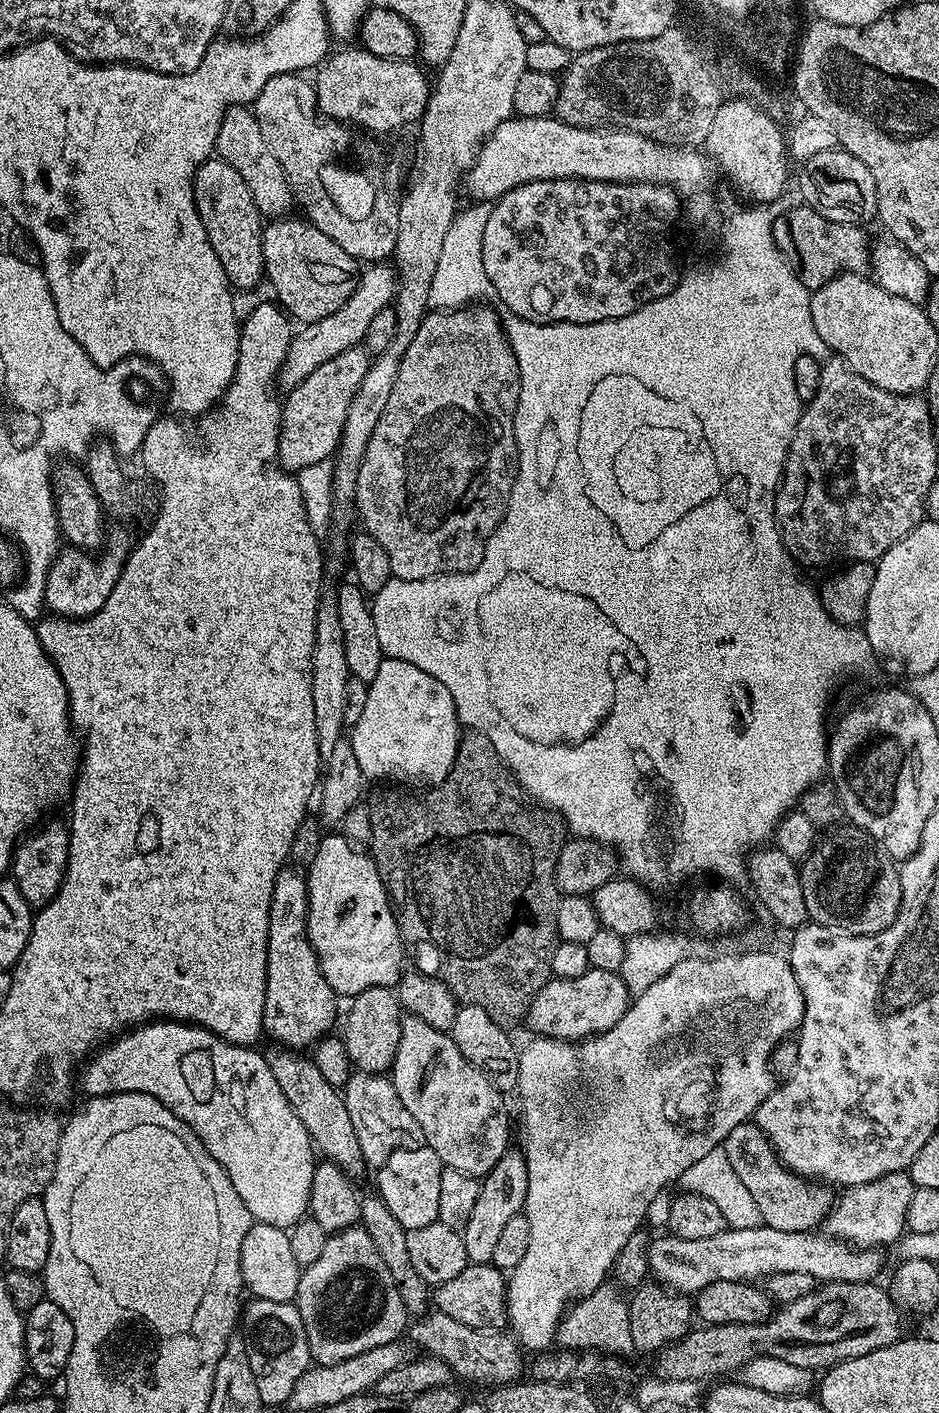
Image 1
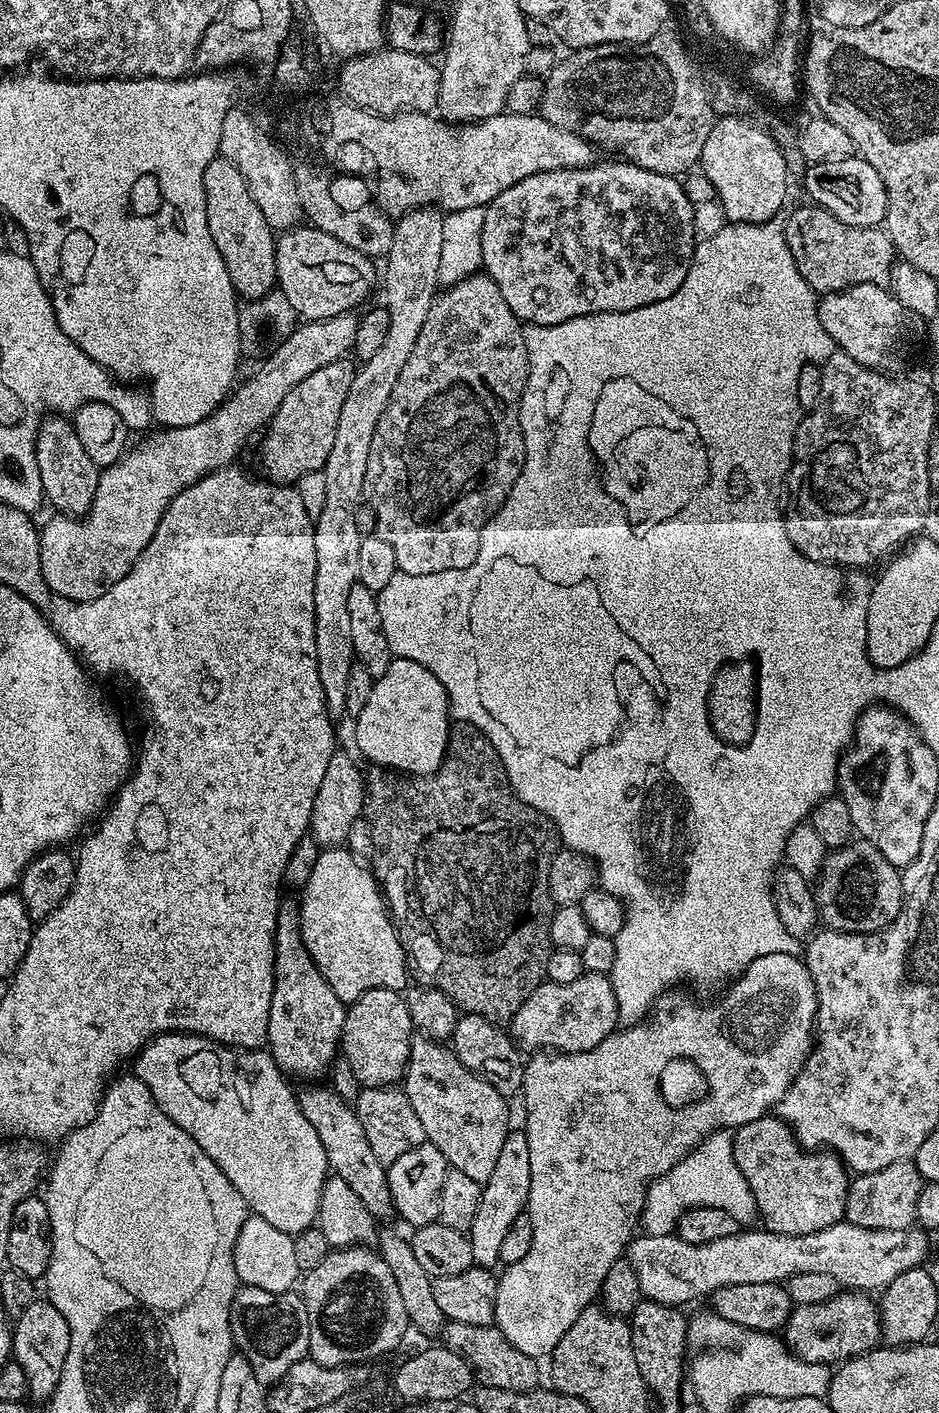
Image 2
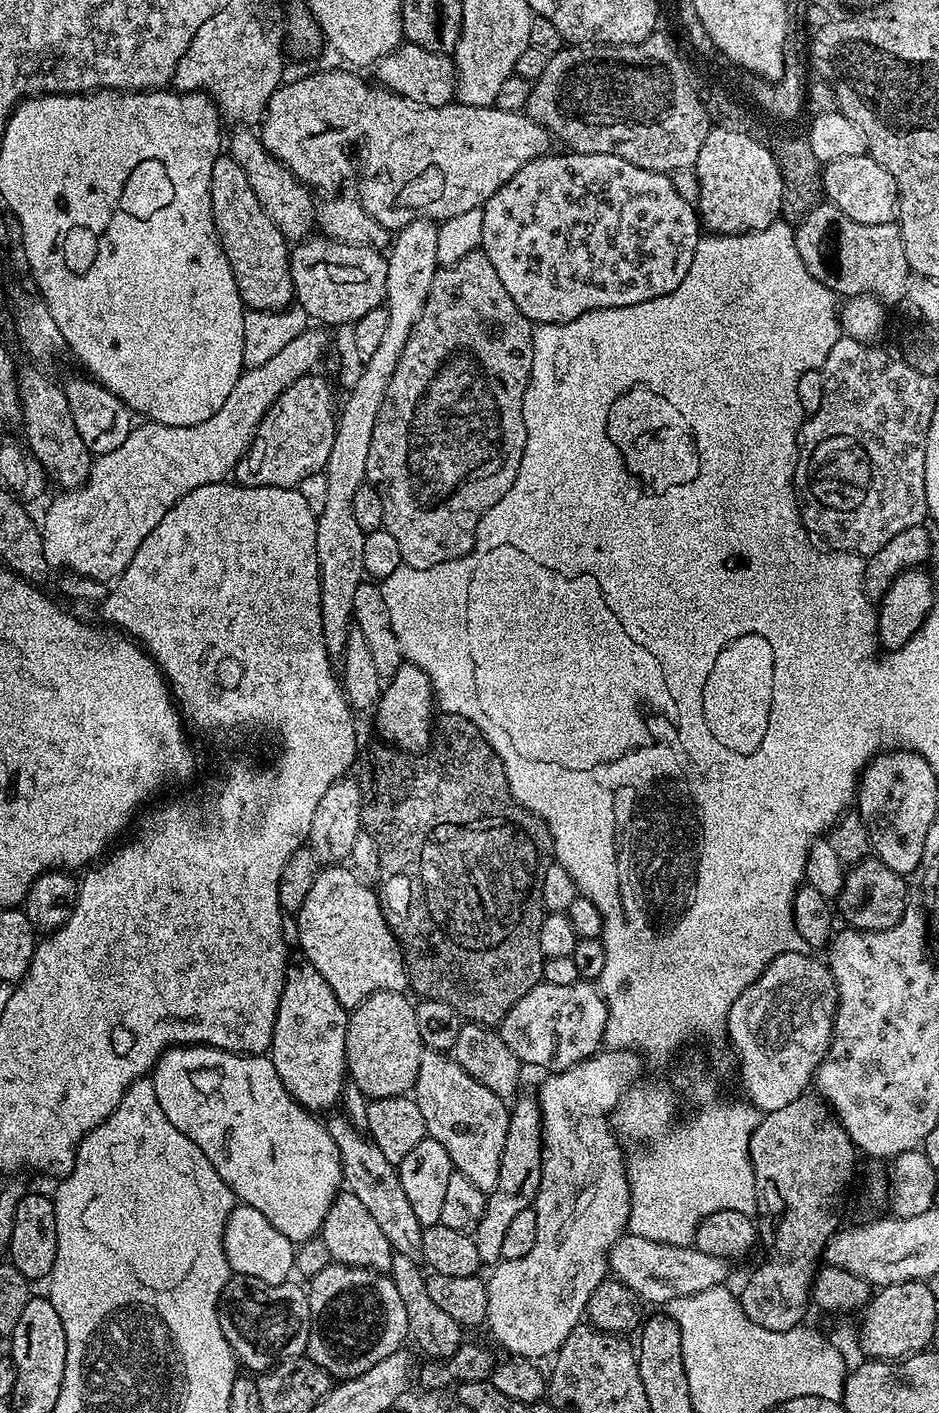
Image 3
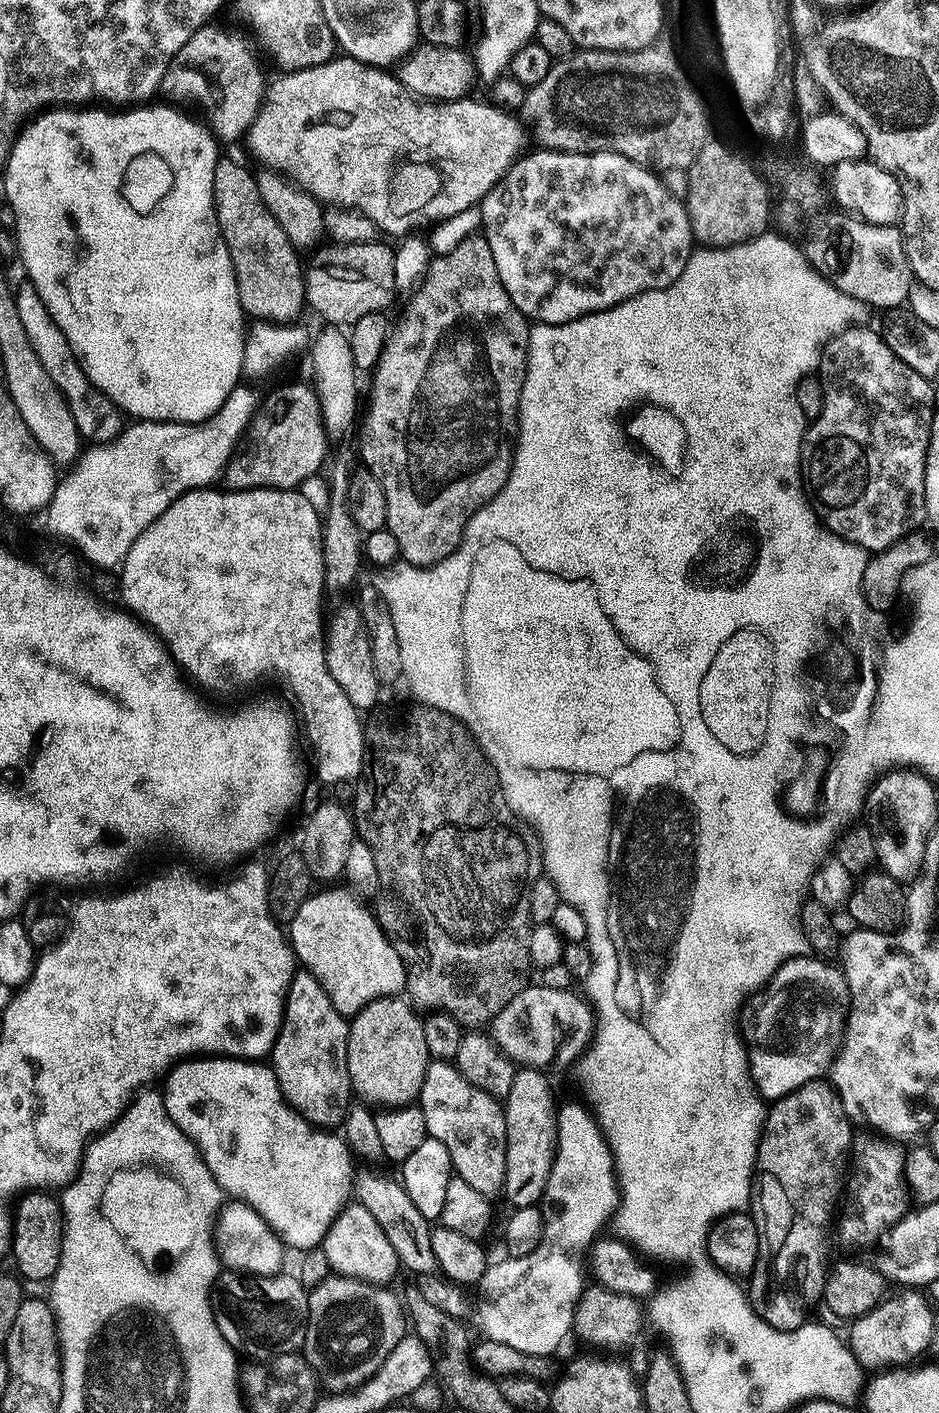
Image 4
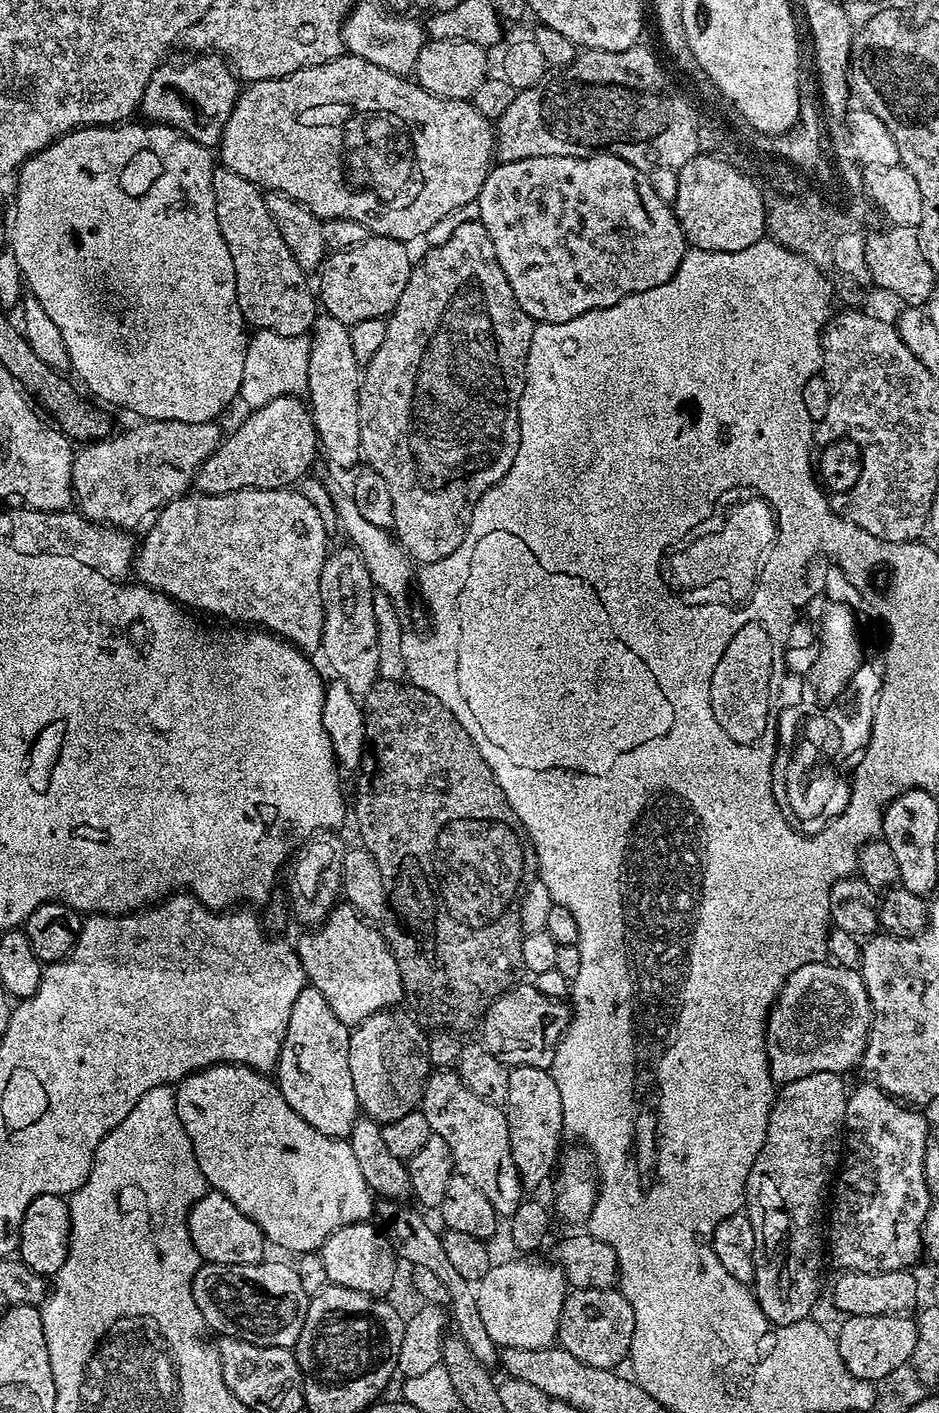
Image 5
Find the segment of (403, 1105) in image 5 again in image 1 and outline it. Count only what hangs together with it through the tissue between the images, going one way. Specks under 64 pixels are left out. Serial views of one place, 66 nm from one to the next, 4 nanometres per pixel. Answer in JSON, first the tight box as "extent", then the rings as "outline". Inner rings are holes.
{"extent":[342,988,402,1073],"outline":[[[371,988],[362,990],[362,994],[351,997],[348,1017],[343,1017],[342,1039],[351,1067],[361,1072],[387,1073],[394,1062],[398,1050],[398,1038],[402,1034],[402,1009],[400,1000],[392,988]]]}

